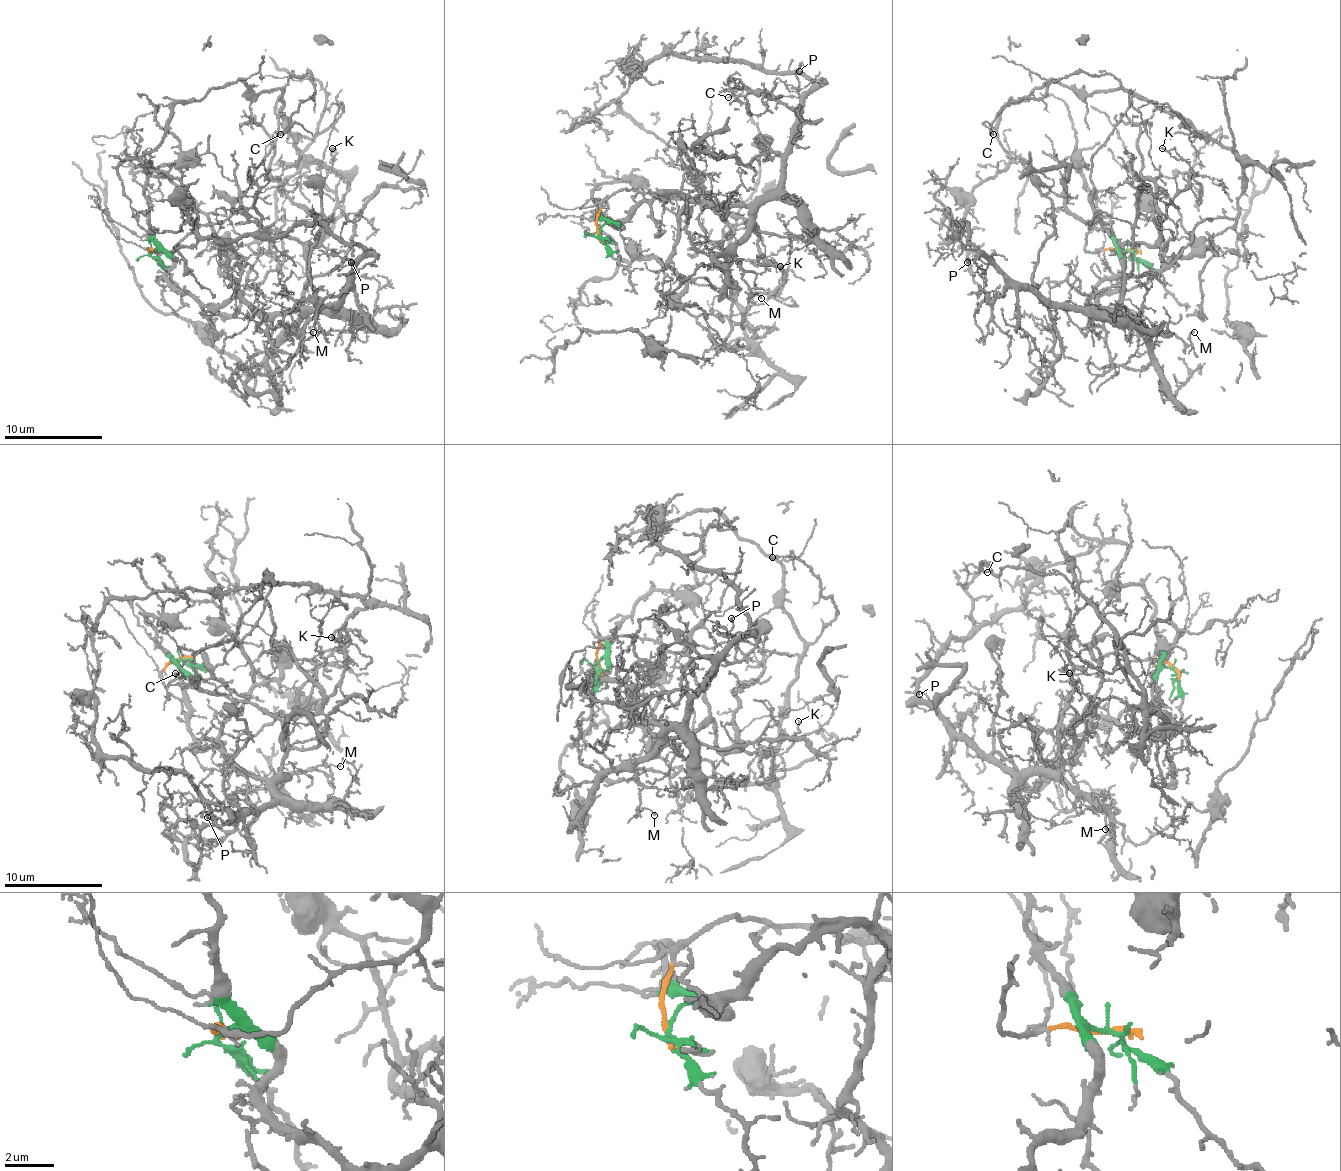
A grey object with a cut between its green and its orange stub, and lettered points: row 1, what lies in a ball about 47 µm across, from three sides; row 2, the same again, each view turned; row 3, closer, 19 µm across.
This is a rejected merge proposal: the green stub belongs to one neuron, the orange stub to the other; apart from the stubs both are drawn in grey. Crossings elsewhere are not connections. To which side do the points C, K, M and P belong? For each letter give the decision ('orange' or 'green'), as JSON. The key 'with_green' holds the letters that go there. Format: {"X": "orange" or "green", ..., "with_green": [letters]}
{"C": "orange", "K": "green", "M": "green", "P": "green", "with_green": ["K", "M", "P"]}

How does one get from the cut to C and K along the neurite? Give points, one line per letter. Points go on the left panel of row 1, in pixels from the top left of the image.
C: (151, 250), (176, 248), (230, 214), (277, 135), (274, 105), (292, 73), (311, 73), (314, 98), (279, 135)
K: (151, 250), (206, 305), (240, 297), (294, 312), (309, 243), (336, 204), (324, 184), (331, 147)

